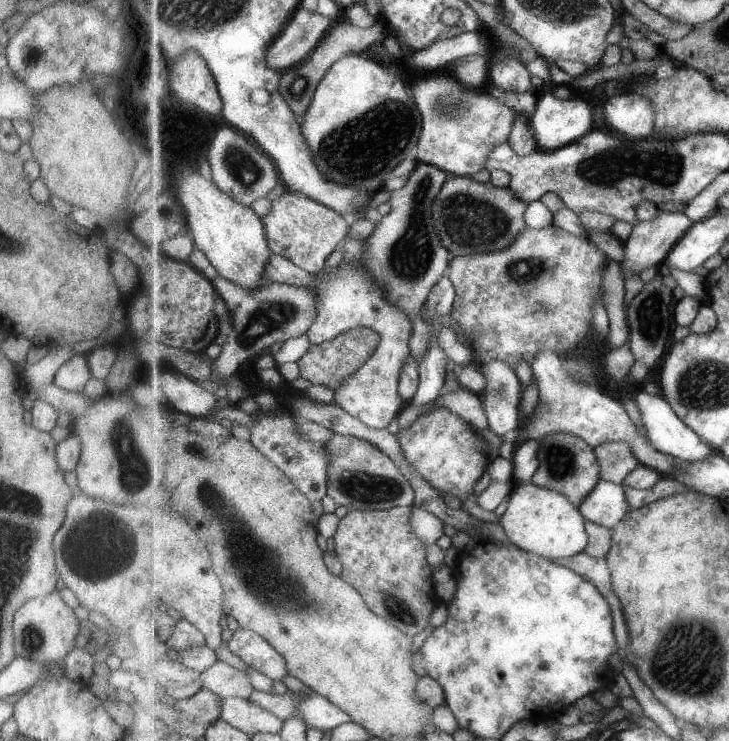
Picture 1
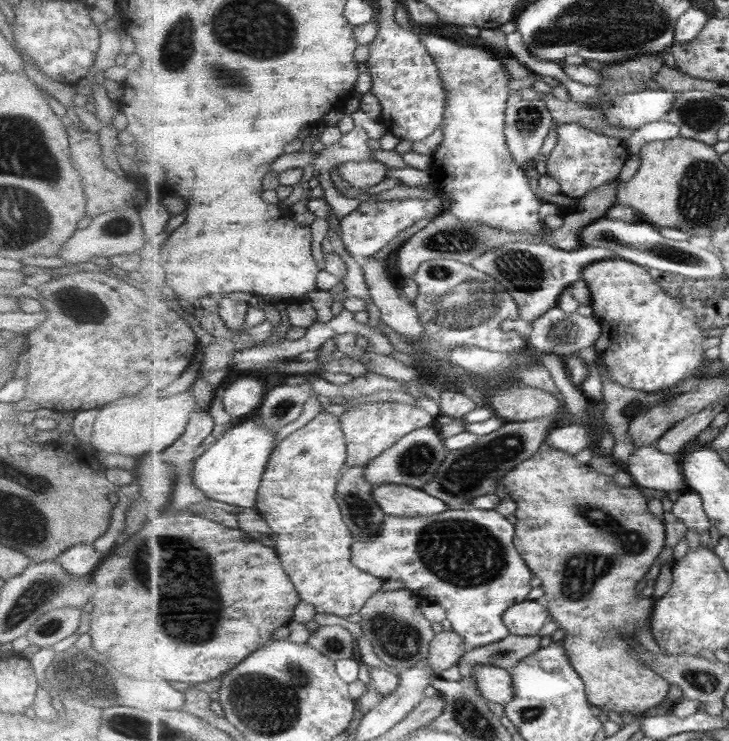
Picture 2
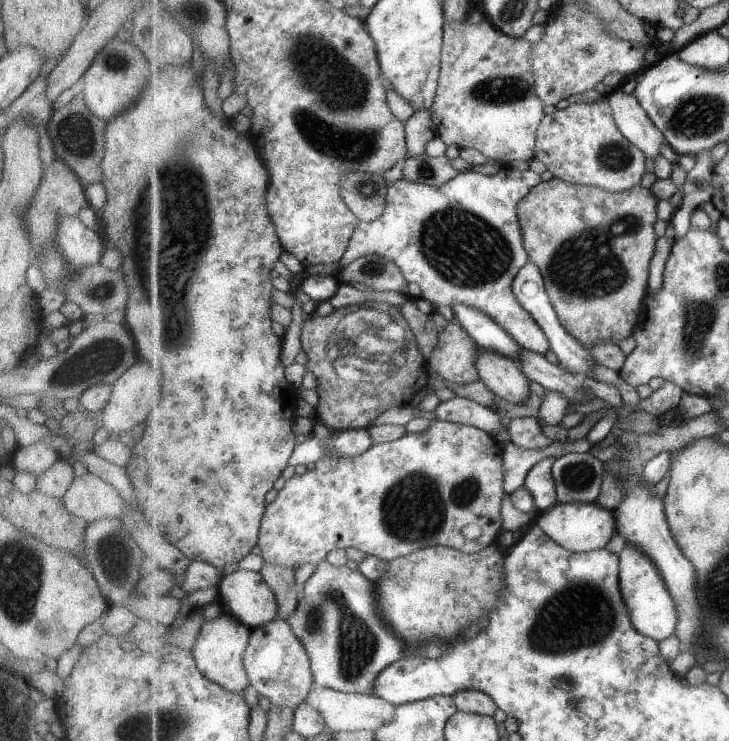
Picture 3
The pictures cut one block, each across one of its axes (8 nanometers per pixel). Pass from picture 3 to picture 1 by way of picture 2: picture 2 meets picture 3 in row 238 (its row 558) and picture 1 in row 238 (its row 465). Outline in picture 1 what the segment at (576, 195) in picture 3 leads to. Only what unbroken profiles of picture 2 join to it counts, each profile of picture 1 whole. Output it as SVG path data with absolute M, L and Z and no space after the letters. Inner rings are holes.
M556 225L549 226L548 228L538 230L531 229L521 234L517 243L514 243L513 247L506 249L505 251L498 251L497 253L490 253L485 255L468 255L468 256L455 256L450 263L450 280L454 283L456 289L456 302L454 305L453 313L451 314L451 320L453 318L457 321L457 324L461 327L464 335L459 342L471 350L473 354L473 363L486 365L489 361L500 359L506 361L513 369L520 364L521 361L527 360L532 364L536 355L542 350L554 351L559 354L561 358L567 357L563 356L567 350L573 350L575 346L583 344L583 340L591 335L592 319L594 316L594 311L592 307L596 303L597 299L600 299L601 294L601 280L603 280L603 271L606 266L606 261L609 260L607 256L588 240L587 236L579 237L578 235L573 235L572 233L562 230Z

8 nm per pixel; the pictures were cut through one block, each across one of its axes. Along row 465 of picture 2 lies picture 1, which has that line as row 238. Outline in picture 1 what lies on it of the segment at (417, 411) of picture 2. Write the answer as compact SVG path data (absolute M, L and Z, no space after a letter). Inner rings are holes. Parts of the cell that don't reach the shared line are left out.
M349 236L343 243L344 260L332 271L309 273L291 260L275 255L268 263L267 281L292 285L310 291L316 299L316 318L306 333L313 345L333 341L347 330L356 327L371 328L379 337L376 352L357 372L346 377L335 391L334 403L359 418L366 426L384 430L404 408L398 389L400 377L412 356L411 340L414 323L408 312L394 305L366 265L367 237Z

